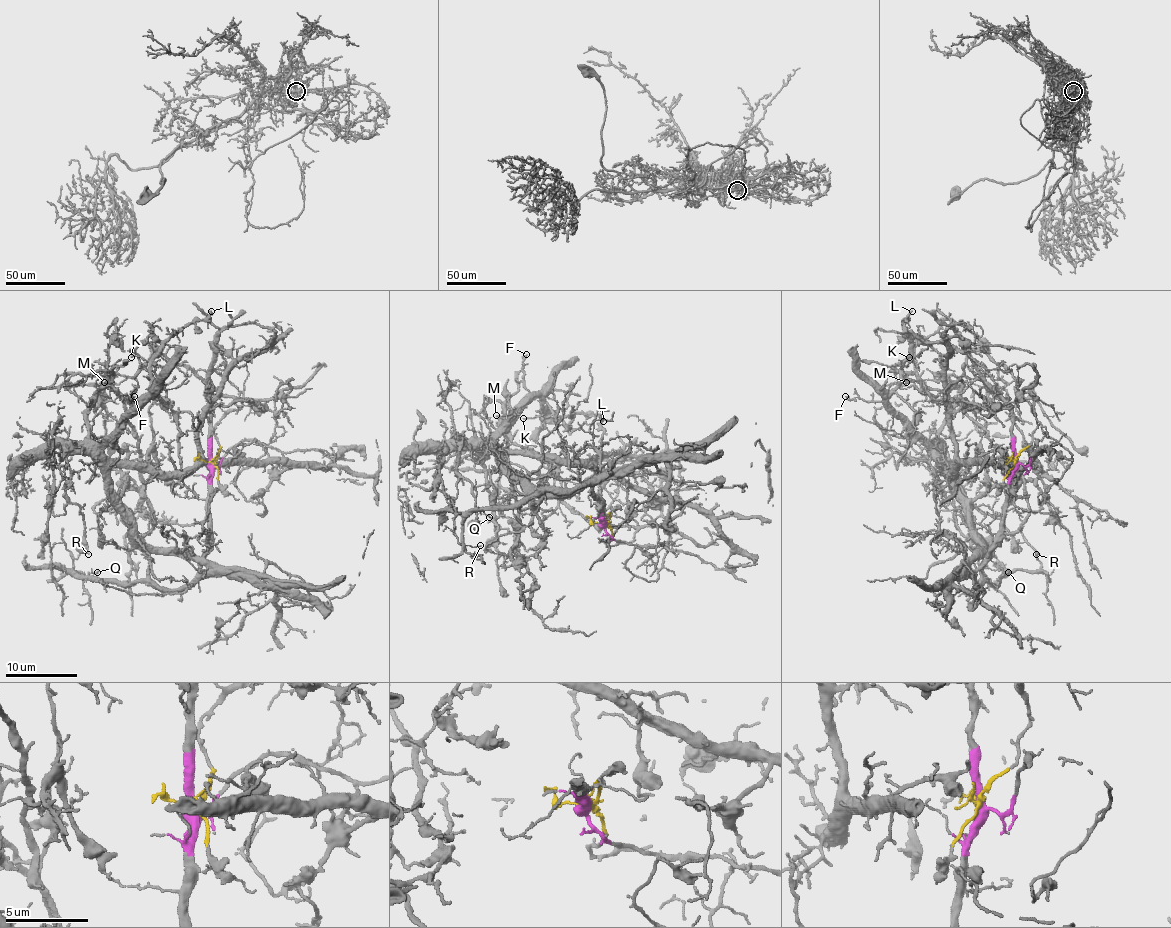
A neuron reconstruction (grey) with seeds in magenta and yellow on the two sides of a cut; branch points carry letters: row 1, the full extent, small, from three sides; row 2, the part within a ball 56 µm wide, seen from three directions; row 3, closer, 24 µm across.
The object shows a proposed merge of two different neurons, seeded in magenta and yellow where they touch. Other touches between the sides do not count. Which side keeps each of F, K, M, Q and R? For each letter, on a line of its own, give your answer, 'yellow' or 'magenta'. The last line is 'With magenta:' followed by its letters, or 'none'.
F: yellow
K: yellow
M: yellow
Q: magenta
R: magenta
With magenta: Q, R

